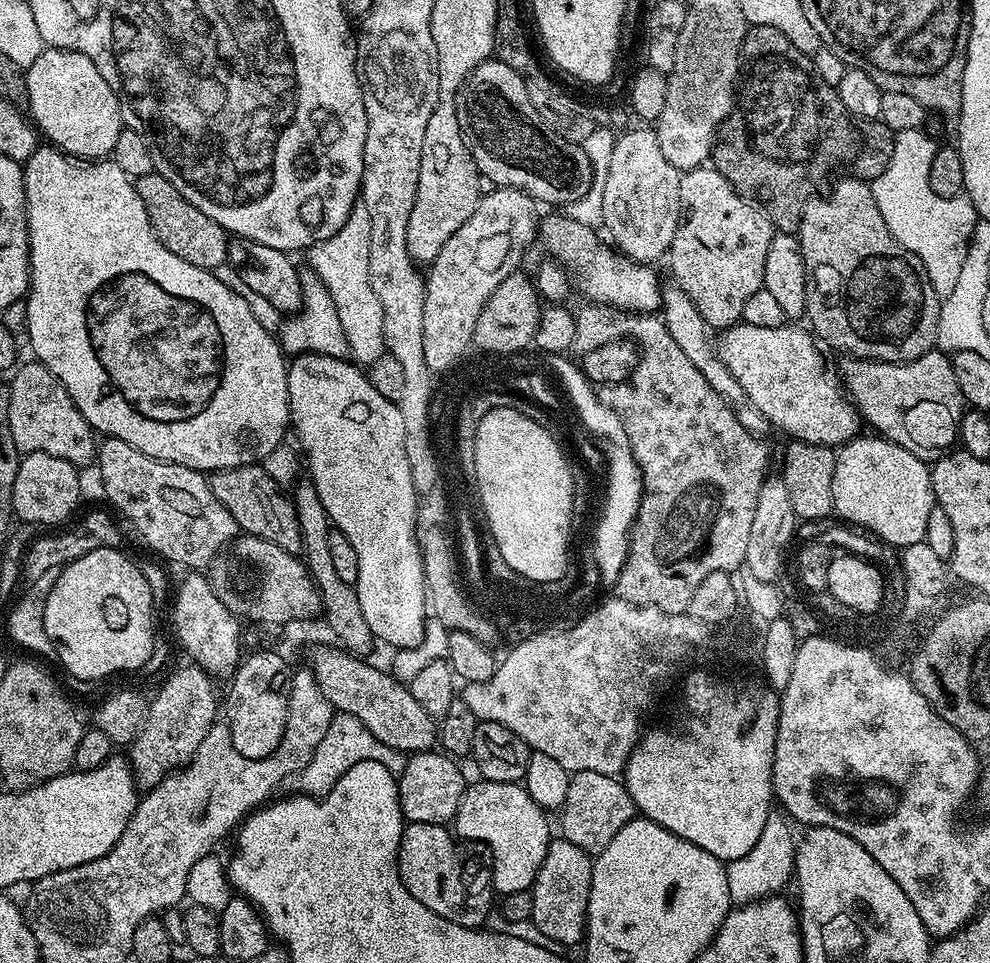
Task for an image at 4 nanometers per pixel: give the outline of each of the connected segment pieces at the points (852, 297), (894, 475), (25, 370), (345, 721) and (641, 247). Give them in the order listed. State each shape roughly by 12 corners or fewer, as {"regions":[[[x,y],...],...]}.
{"regions":[[[865,181],[804,205],[806,320],[854,360],[936,348],[942,303]],[[857,435],[831,468],[835,515],[896,550],[937,507],[929,465]],[[21,363],[6,409],[21,453],[87,469],[97,433],[60,379]],[[333,715],[299,791],[319,798],[357,762],[398,774],[405,753],[378,742],[358,718]],[[648,126],[616,137],[603,227],[651,265],[678,230],[682,172]]]}

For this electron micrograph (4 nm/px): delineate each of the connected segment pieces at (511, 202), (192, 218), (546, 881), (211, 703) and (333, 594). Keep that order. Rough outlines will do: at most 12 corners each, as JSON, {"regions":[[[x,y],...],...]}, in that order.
{"regions":[[[480,197],[438,250],[428,362],[452,364],[538,240],[537,201]],[[154,170],[135,177],[156,237],[216,270],[229,233]],[[553,839],[532,883],[532,918],[560,946],[588,923],[594,860]],[[180,668],[130,745],[151,790],[183,768],[218,720],[213,677]],[[316,491],[295,493],[302,559],[339,647],[374,645],[355,587],[330,558],[328,515]]]}

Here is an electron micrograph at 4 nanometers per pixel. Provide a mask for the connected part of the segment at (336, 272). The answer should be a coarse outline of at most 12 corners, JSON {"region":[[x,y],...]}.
{"region":[[370,210],[307,253],[330,290],[348,351],[386,354],[382,302],[370,282]]}

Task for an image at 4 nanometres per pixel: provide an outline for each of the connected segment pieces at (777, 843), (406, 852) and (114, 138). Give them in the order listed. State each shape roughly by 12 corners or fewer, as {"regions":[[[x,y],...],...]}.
{"regions":[[[769,812],[754,847],[727,861],[733,905],[783,893],[796,867],[789,821]],[[405,823],[400,880],[434,914],[480,928],[490,868],[443,824]],[[45,47],[27,111],[61,152],[111,153],[120,99],[81,52]]]}

